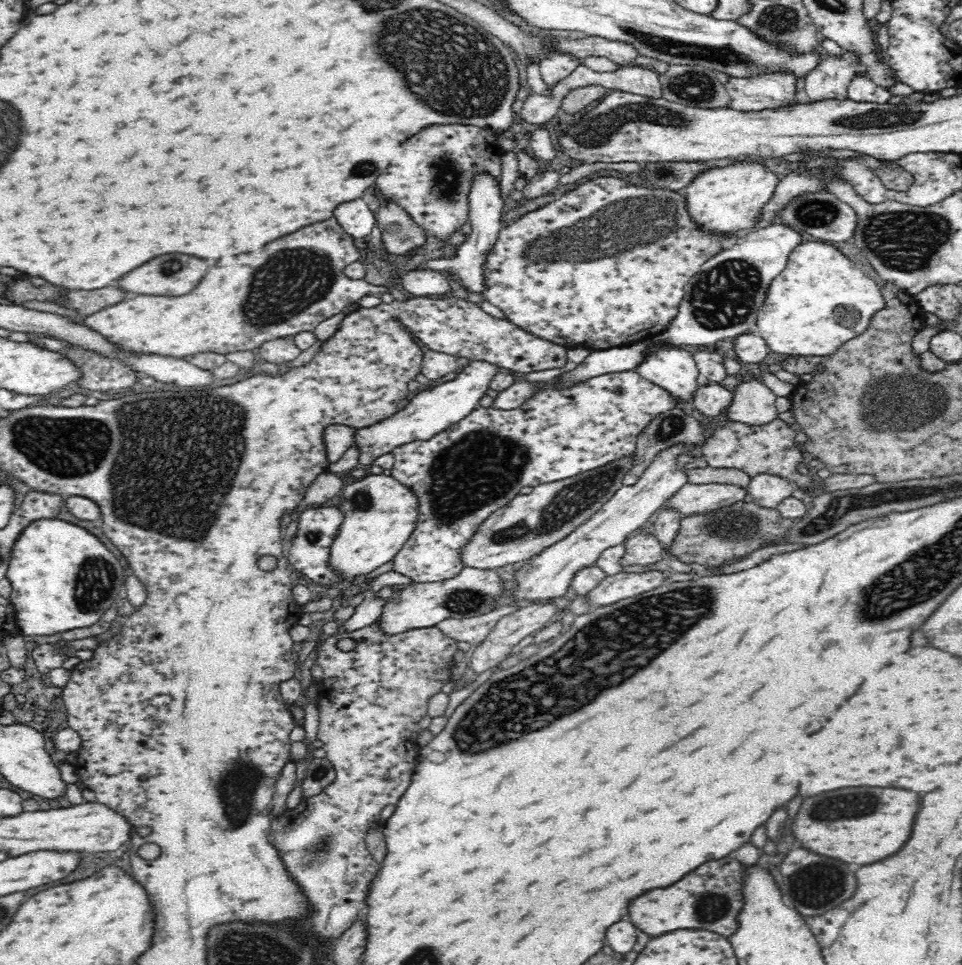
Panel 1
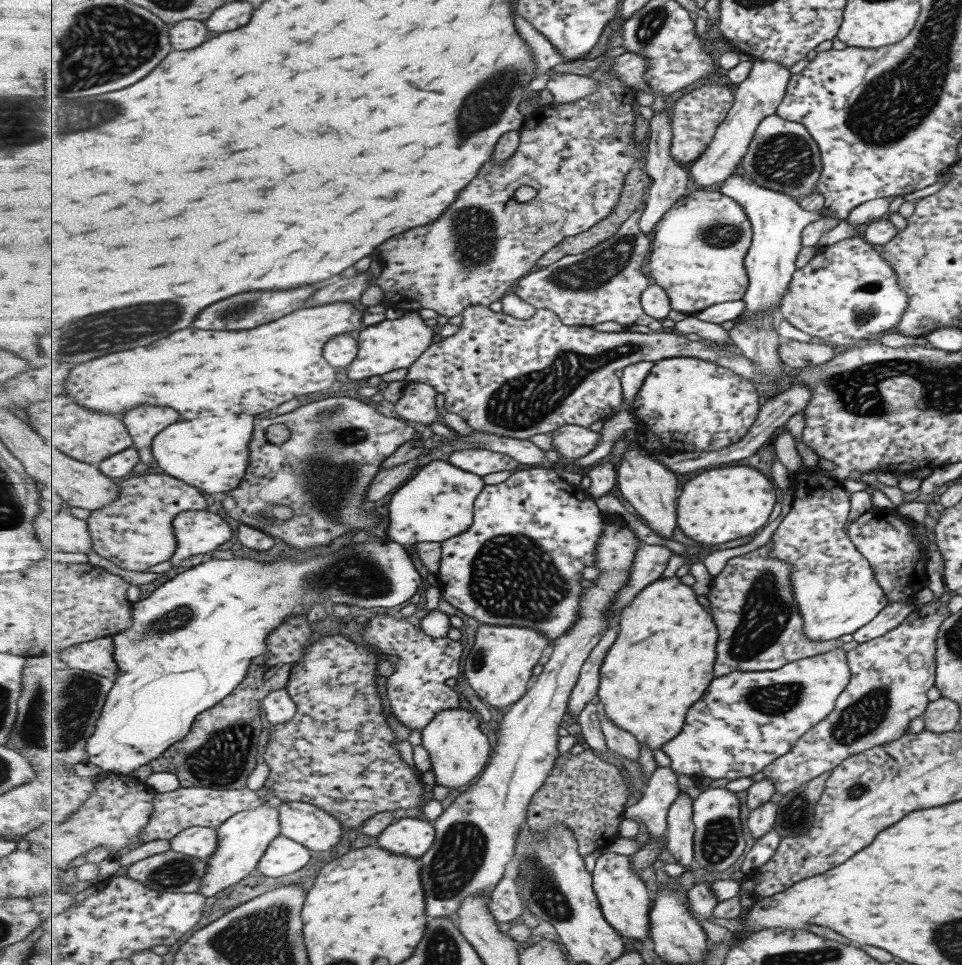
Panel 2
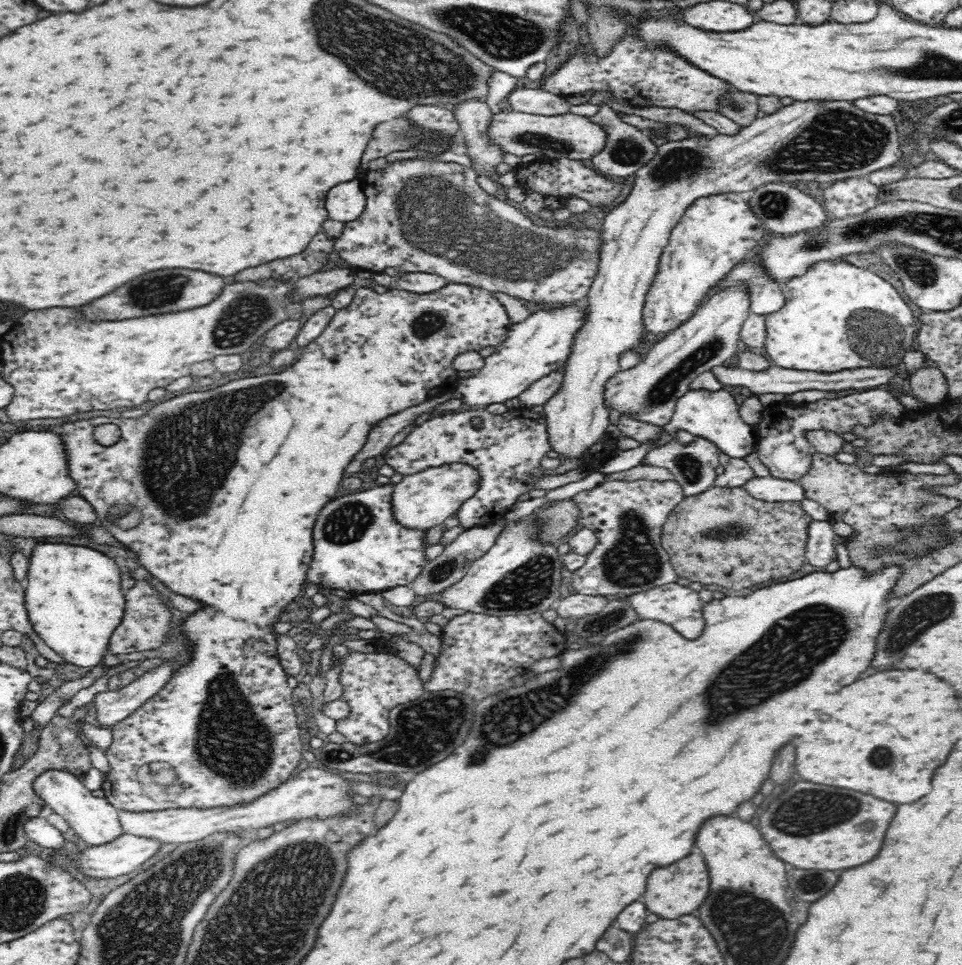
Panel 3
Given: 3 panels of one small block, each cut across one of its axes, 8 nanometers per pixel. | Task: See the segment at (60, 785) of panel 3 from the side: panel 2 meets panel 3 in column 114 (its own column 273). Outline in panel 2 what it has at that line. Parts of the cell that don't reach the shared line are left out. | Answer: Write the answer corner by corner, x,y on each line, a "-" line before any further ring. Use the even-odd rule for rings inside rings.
262,805
253,810
245,810
234,814
218,828
218,847
213,856
207,860
208,869
204,876
203,886
199,893
211,901
217,892
241,882
255,868
259,868
260,860
270,844
281,835
281,823
277,806

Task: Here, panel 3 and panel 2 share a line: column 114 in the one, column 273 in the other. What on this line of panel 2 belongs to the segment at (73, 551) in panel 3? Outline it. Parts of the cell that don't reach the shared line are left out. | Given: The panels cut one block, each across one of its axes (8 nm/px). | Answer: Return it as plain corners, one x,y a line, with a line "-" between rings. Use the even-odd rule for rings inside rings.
381,537
369,539
363,544
355,544
349,548
343,548
331,556
321,556
321,558
307,559
307,561
271,561
271,563
261,563
252,559
210,559
211,562
198,564
183,573
179,573
173,579
169,579
163,585
158,587
146,599
141,599
139,602
132,603
133,605
133,628
127,628
125,632
112,636
115,640
115,661
117,661
118,674
114,678
115,686
109,692
107,702
105,703
100,719
97,721
96,731
89,738
84,750
89,754
90,762
93,765
99,766
106,773
115,774
132,774
139,770
142,766
149,765
152,761
160,758
165,754
176,742
183,740
196,723
196,717
202,712
208,711
209,708
215,707
222,700
227,699
233,692
237,690
245,678
247,678
249,667
257,656
267,654
269,652
269,636
275,632
275,628
283,626
283,622
287,621
289,616
303,616
309,613
311,604
322,604
329,602
331,604
348,604
355,607
363,608
393,608
399,606
407,600
411,600
411,596
417,594
417,590
424,588
426,584
426,576
423,570
419,567
418,561
414,555
409,555
409,552
403,548
402,544
390,540
382,540

